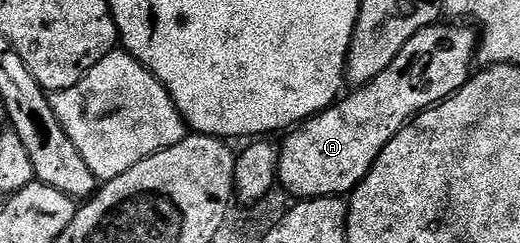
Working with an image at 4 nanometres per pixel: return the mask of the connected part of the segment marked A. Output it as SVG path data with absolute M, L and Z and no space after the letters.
M434 25L419 29L403 49L399 49L399 57L366 83L365 86L350 90L344 97L338 98L333 106L305 120L296 129L290 130L280 140L277 152L277 177L280 186L284 187L294 200L327 199L345 197L359 186L367 177L367 173L375 165L379 153L400 133L401 128L411 119L422 115L427 108L436 107L444 99L449 99L464 85L475 71L478 36L468 31L468 26L441 27Z

